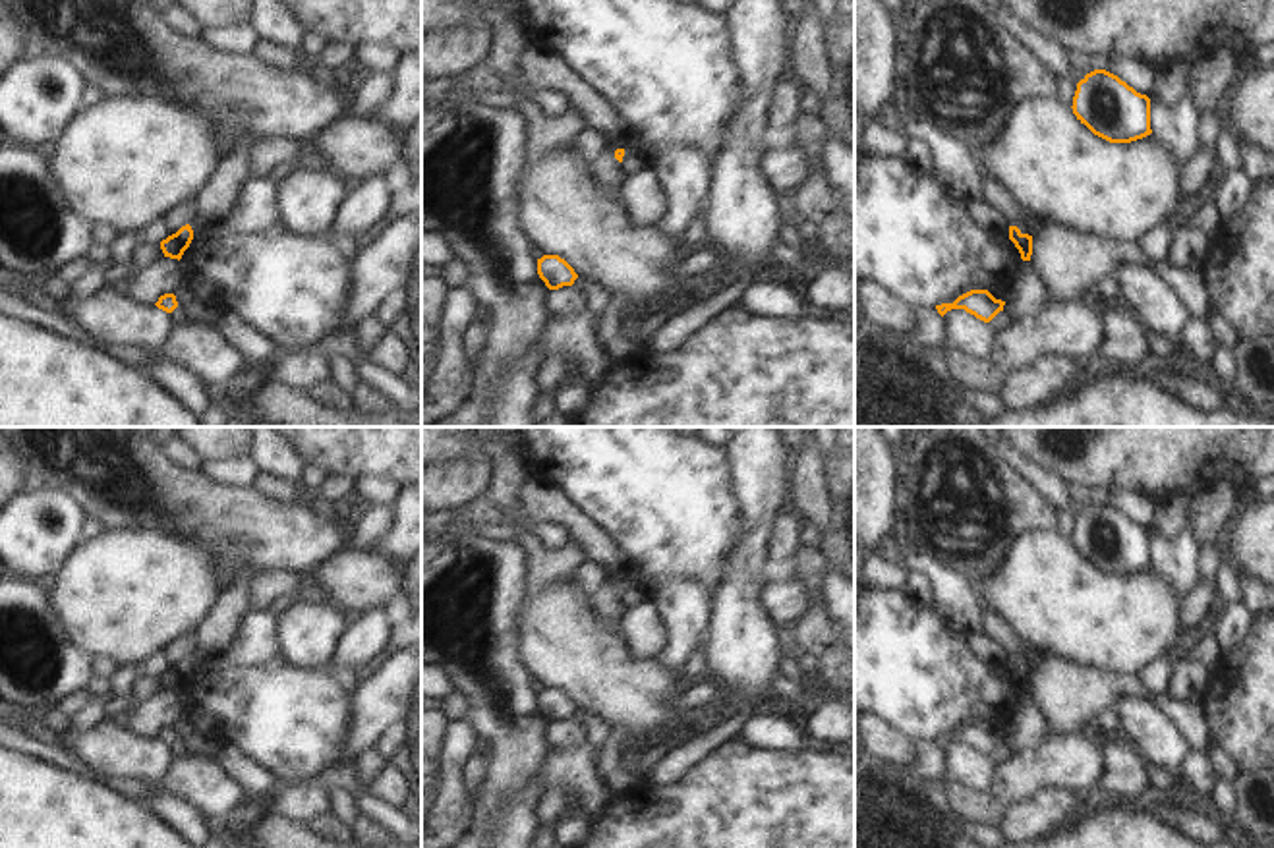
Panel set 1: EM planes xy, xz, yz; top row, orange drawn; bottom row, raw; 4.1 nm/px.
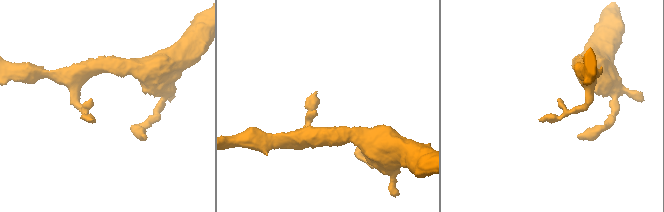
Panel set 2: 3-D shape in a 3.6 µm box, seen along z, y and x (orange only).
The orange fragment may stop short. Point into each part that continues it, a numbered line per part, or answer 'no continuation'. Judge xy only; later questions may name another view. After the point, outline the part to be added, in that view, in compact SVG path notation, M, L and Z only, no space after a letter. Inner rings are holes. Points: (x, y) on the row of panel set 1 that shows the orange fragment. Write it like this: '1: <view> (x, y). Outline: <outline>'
no continuation

